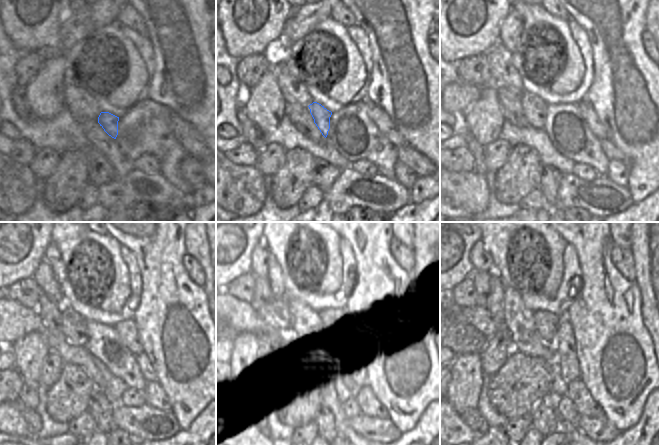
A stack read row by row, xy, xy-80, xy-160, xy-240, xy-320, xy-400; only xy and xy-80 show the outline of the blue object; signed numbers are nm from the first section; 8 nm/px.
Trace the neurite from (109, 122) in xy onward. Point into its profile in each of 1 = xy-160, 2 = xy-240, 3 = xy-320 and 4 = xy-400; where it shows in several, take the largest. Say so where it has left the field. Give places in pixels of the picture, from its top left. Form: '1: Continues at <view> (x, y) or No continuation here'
1: Continues at xy-160 (534, 108)
2: Continues at xy-240 (73, 325)
3: Continues at xy-320 (278, 321)
4: Continues at xy-400 (479, 317)

